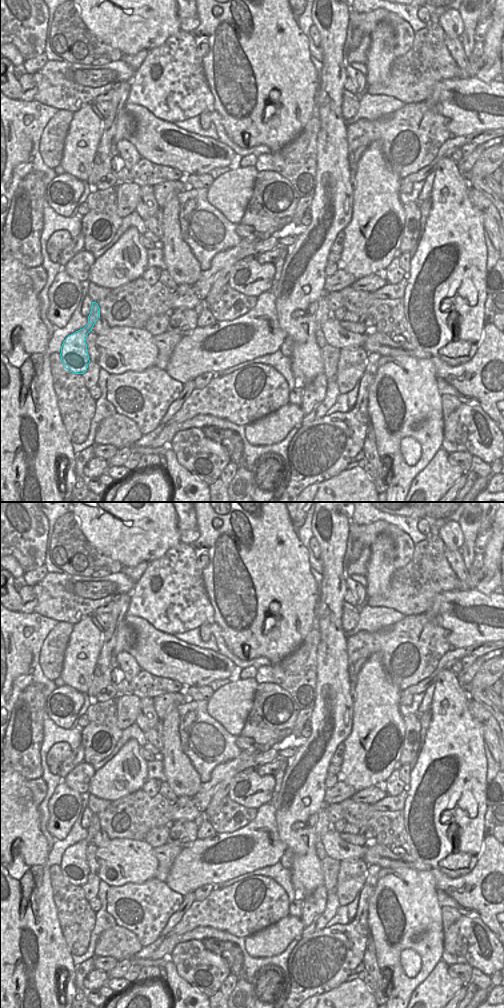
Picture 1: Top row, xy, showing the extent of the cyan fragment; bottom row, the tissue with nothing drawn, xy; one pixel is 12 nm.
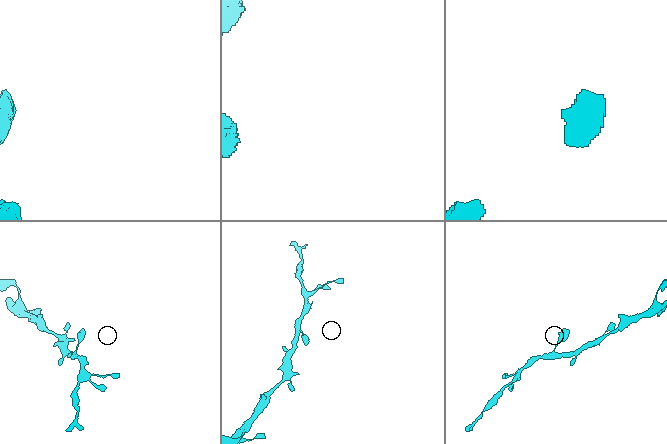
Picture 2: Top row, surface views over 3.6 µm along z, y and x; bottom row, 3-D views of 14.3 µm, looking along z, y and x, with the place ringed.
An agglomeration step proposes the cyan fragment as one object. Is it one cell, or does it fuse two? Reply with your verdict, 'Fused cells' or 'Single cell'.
Single cell

